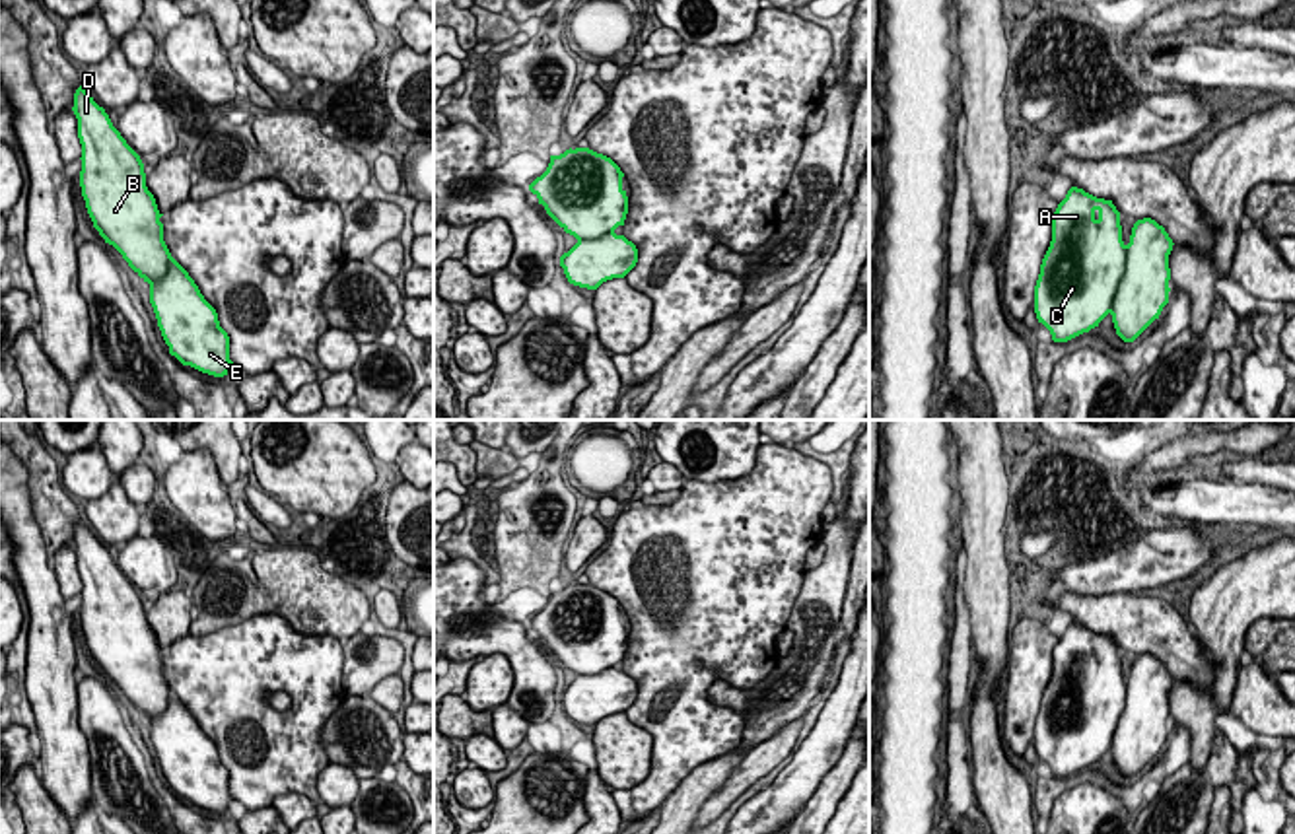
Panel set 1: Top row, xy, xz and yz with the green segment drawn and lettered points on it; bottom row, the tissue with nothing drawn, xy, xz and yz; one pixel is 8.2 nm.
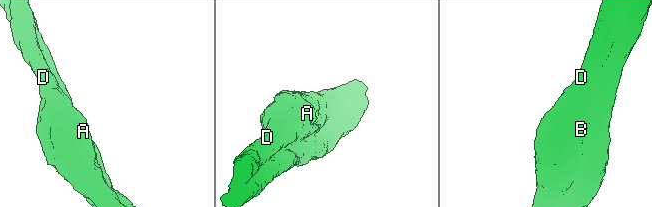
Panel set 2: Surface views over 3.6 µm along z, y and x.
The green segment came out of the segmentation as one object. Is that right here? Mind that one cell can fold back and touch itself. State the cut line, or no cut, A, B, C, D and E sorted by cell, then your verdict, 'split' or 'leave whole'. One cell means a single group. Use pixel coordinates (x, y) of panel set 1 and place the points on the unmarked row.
no cut; A B C D E; leave whole

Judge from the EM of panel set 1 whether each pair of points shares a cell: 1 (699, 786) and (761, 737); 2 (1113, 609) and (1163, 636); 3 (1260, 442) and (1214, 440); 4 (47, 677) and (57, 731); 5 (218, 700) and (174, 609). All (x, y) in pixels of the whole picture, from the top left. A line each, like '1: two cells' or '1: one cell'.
1: one cell
2: one cell
3: one cell
4: one cell
5: two cells

